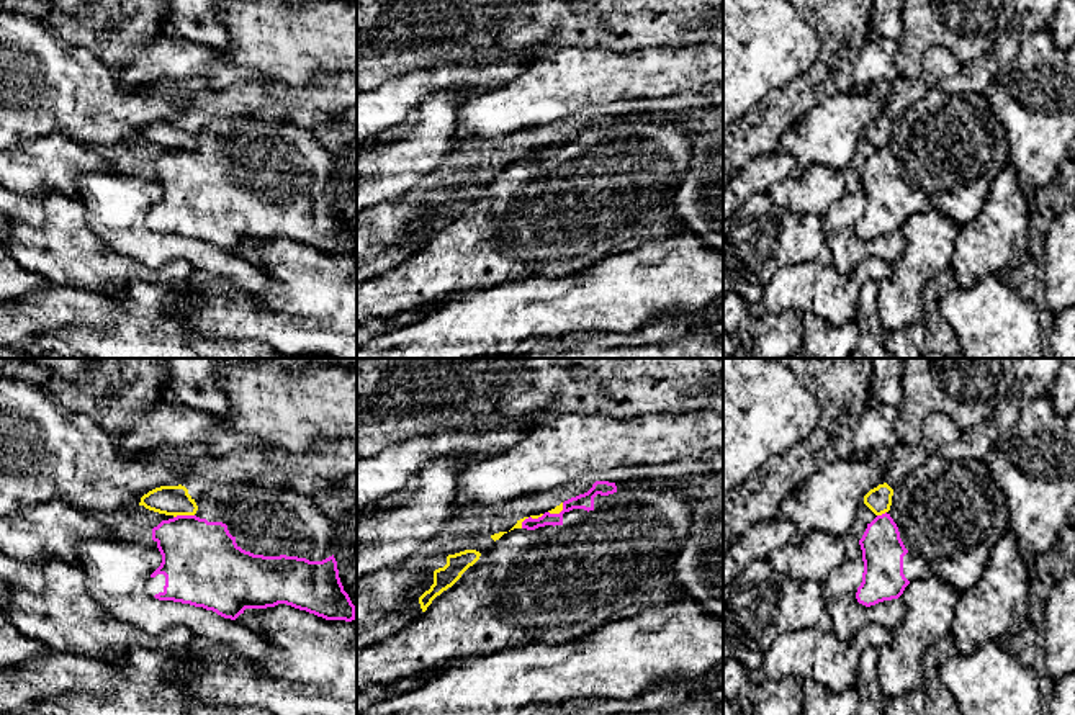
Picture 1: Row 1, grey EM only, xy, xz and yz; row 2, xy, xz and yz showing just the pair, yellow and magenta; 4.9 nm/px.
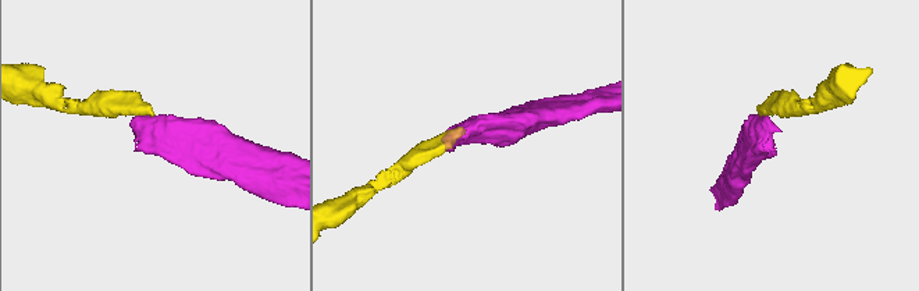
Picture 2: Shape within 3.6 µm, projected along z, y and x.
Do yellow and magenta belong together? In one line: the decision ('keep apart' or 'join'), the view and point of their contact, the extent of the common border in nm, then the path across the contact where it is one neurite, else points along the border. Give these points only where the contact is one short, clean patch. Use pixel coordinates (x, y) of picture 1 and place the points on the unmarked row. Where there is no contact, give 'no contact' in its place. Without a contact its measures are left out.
keep apart; meets yellow in xy at (184, 148); contact 110 nm long; border along xy (193, 148), (177, 148), (174, 151)

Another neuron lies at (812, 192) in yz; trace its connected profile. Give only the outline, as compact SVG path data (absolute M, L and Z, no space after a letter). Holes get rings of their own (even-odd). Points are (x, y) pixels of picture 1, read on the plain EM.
M815 164L802 175L790 175L771 185L771 198L797 214L815 214L823 218L833 201L846 193L846 177Z

